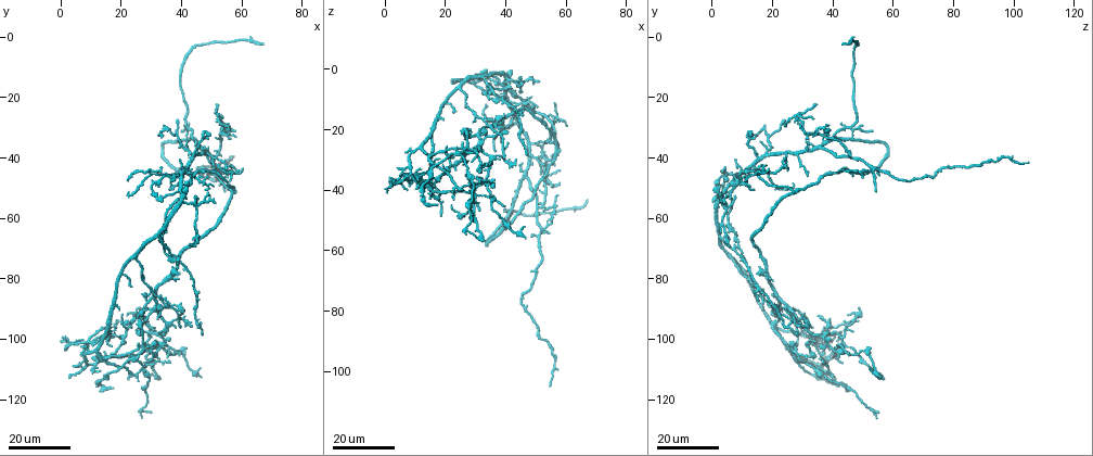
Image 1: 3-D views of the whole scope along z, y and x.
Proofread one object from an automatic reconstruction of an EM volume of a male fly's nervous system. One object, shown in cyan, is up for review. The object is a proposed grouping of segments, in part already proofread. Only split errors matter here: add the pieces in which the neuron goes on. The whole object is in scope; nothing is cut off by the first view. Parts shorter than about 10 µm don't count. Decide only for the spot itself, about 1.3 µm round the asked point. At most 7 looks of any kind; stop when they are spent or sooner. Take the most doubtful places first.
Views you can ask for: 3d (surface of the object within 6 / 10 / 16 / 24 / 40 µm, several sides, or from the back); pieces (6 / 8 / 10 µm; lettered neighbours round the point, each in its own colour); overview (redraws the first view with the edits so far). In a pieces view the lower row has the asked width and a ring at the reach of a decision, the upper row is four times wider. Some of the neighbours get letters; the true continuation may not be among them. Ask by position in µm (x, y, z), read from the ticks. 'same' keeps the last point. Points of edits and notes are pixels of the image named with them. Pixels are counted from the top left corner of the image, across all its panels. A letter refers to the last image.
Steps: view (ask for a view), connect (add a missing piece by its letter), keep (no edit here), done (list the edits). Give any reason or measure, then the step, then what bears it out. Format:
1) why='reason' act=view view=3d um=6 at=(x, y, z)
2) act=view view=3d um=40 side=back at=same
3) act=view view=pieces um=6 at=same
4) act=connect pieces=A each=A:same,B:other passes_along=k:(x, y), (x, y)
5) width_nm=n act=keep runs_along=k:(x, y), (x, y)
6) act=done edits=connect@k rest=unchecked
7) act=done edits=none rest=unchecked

why='end of a long branch' act=view view=3d um=24 at=(68, 2, 43)

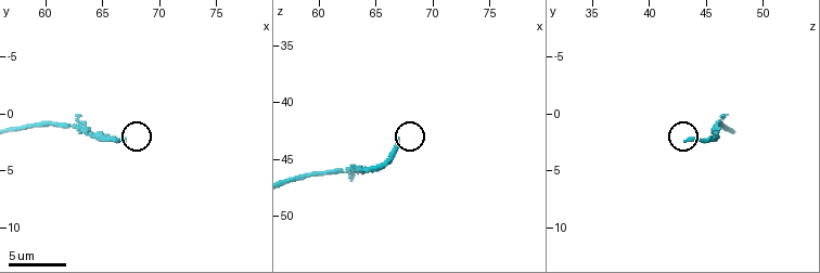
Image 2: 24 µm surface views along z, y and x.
act=view view=pieces um=10 at=(67.2, 2.4, 43.4)

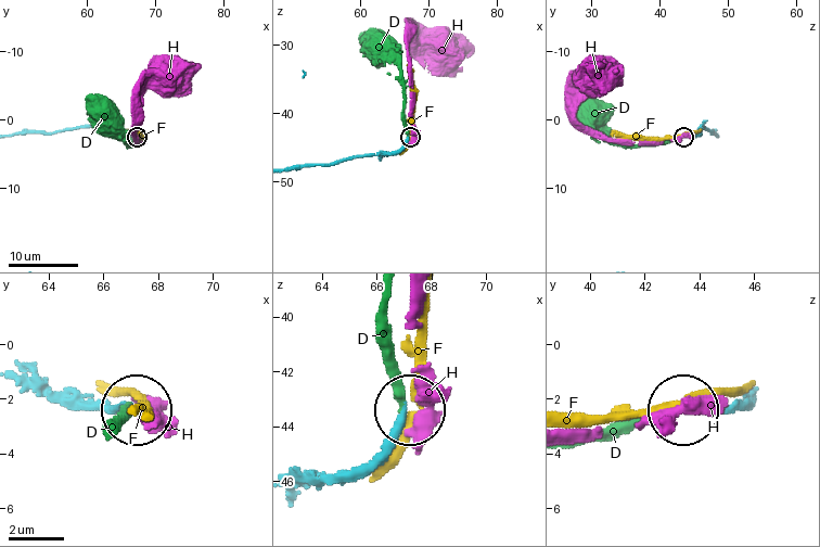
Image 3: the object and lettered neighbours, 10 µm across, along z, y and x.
act=connect pieces=D each=D:same,F:other,H:other passes_along=3:(345, 480), (378, 452), (406, 407), (385, 291) found='it goes on there'

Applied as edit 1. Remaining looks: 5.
why='redraw' act=view view=overview

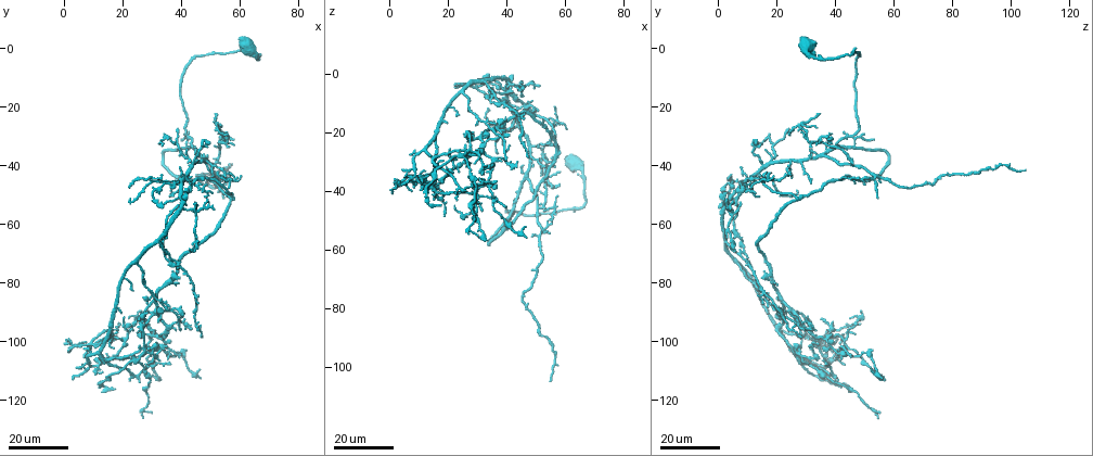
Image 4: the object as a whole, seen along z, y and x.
why='free end' act=view view=3d um=16 at=(52, 23, 35)

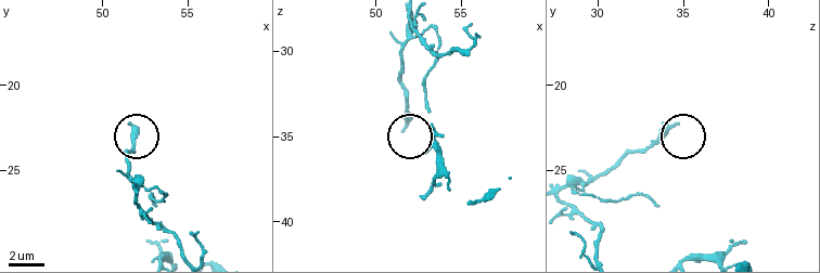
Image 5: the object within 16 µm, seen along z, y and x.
why='what lies round it' act=view view=pieces um=10 at=(51.6, 22.2, 34.6)

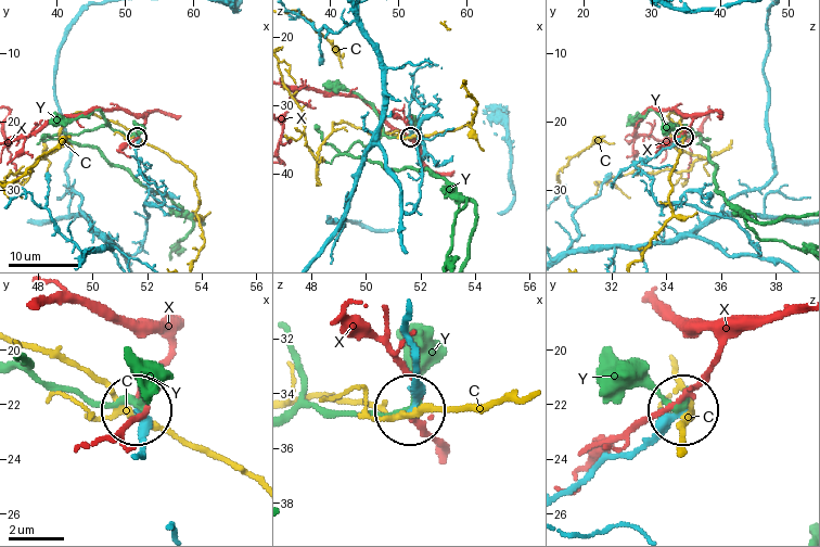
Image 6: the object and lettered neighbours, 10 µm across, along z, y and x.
width_nm=230 act=keep each=C:other,X:other,Y:other found='none of them fits'

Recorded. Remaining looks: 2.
act=view view=3d um=24 at=(49, 32, 13)

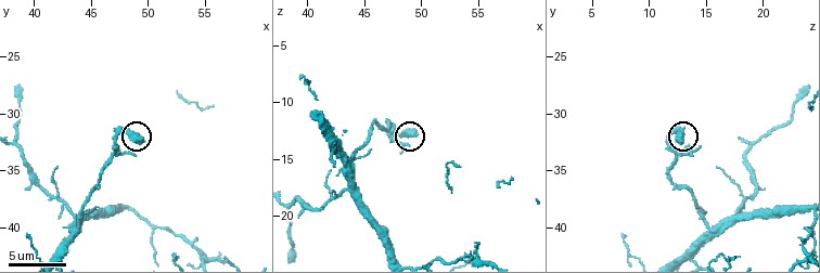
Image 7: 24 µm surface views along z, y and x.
act=view view=pieces um=6 at=(49.4, 32.4, 12.6)

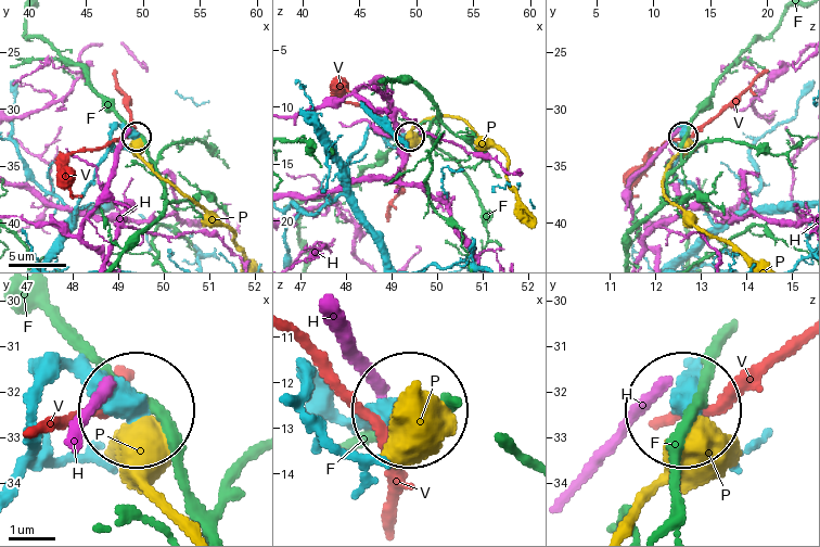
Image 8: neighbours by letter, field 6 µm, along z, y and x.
act=keep each=F:other,H:other,P:other,V:other runs_along=8:(20, 461), (36, 403), (66, 372), (90, 372), (132, 411) found='no lettered piece goes on from it'

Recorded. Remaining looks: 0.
act=done edits=connect@3 rest=unchecked

